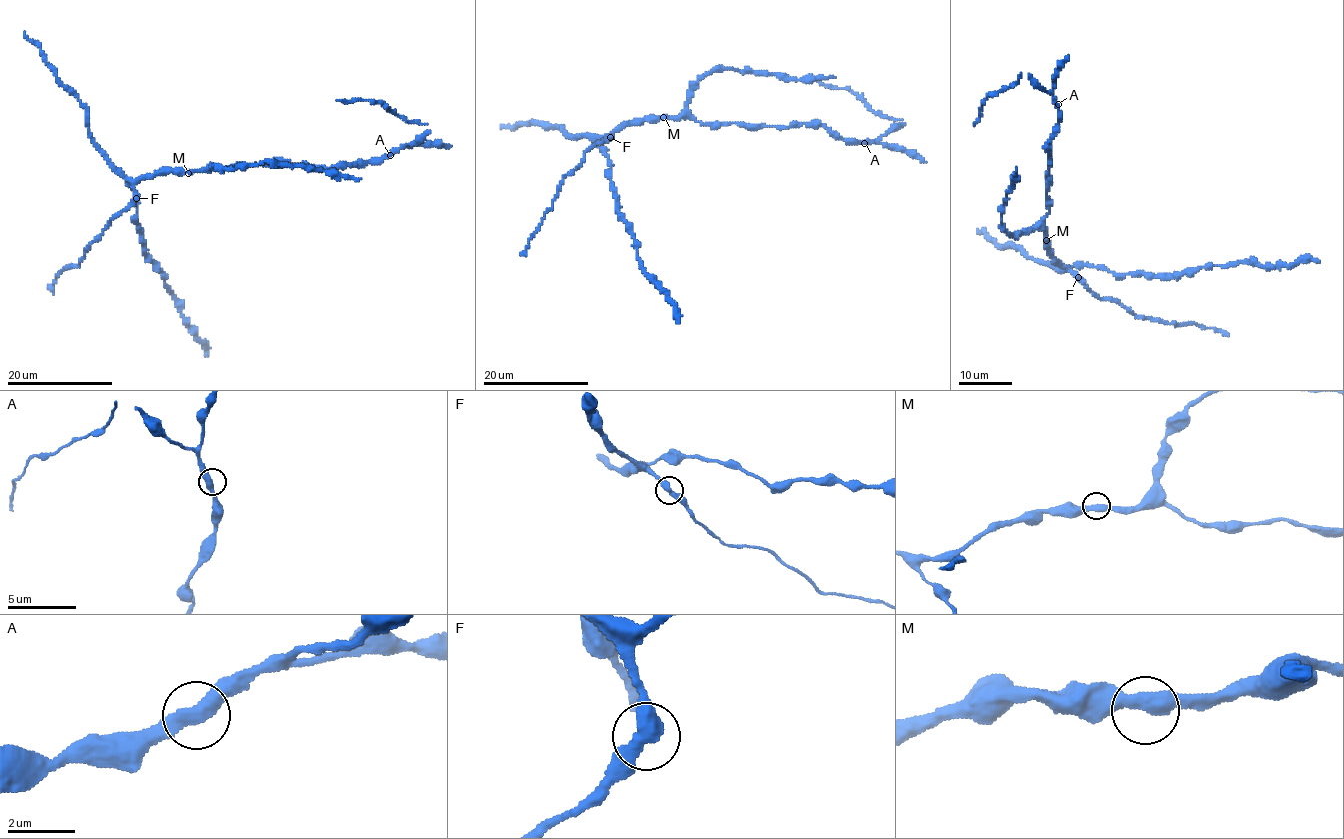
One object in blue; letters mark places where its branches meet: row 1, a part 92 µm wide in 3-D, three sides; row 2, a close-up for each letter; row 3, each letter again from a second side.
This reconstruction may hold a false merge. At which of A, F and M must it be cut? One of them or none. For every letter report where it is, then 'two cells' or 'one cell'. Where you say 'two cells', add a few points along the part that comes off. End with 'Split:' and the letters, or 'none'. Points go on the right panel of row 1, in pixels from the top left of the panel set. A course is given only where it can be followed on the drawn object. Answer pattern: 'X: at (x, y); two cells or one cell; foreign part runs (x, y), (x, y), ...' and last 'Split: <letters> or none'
A: at (1058, 104); one cell
F: at (1078, 277); two cells; foreign part runs (1077, 277), (1099, 297), (1115, 300), (1136, 316), (1174, 325), (1193, 323), (1229, 335)
M: at (1046, 240); one cell
Split: F

